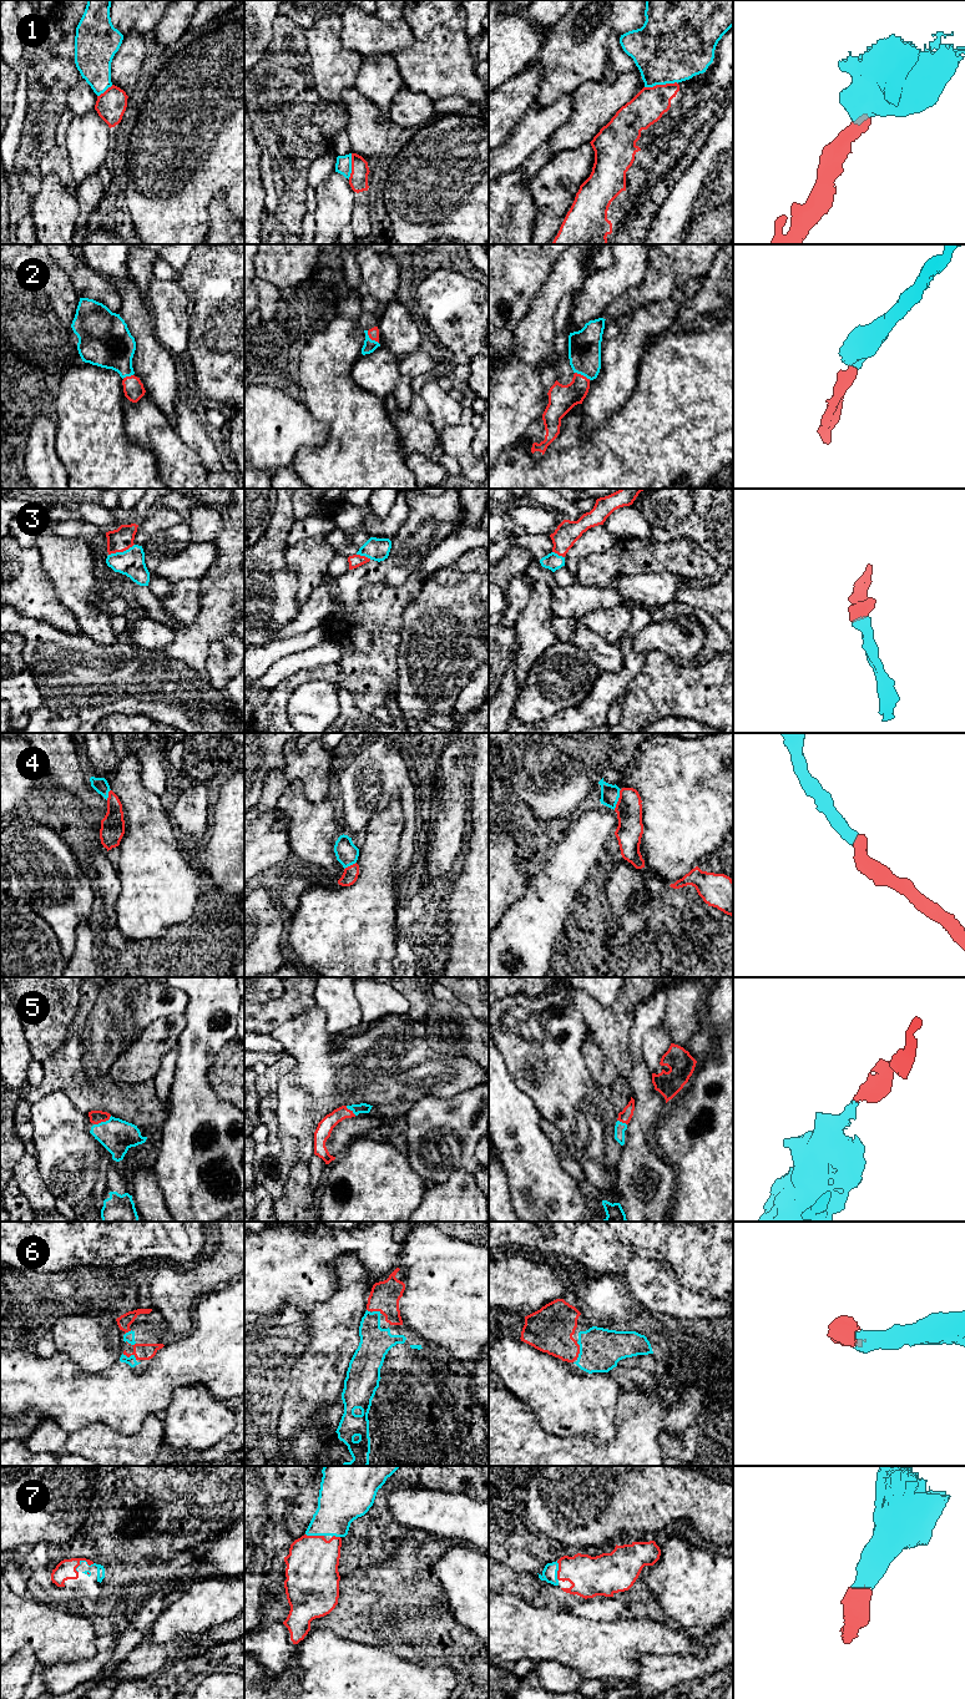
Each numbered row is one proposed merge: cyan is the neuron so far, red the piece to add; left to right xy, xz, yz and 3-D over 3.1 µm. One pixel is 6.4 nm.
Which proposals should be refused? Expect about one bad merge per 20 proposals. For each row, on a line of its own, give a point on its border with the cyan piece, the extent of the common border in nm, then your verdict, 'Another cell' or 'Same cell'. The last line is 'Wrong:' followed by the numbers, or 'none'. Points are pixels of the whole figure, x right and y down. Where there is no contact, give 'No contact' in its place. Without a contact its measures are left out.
1: Touches cyan at yz (661, 84). Shared border 220 nm. Another cell
2: Touches cyan at xz (369, 338). Shared border 120 nm. Same cell
3: Touches cyan at xy (121, 552). Shared border 180 nm. Same cell
4: Touches cyan at yz (617, 799). Shared border 140 nm. Same cell
5: Touches cyan at xy (102, 1122). Shared border 130 nm. Same cell
6: Touches cyan at yz (580, 1350). Shared border 120 nm. Same cell
7: Touches cyan at xy (82, 1561). Shared border 130 nm. Same cell
Wrong: 1

